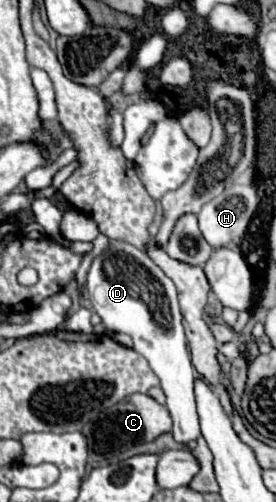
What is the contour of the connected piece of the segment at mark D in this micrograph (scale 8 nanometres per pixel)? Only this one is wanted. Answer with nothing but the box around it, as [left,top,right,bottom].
[87,241,201,443]

